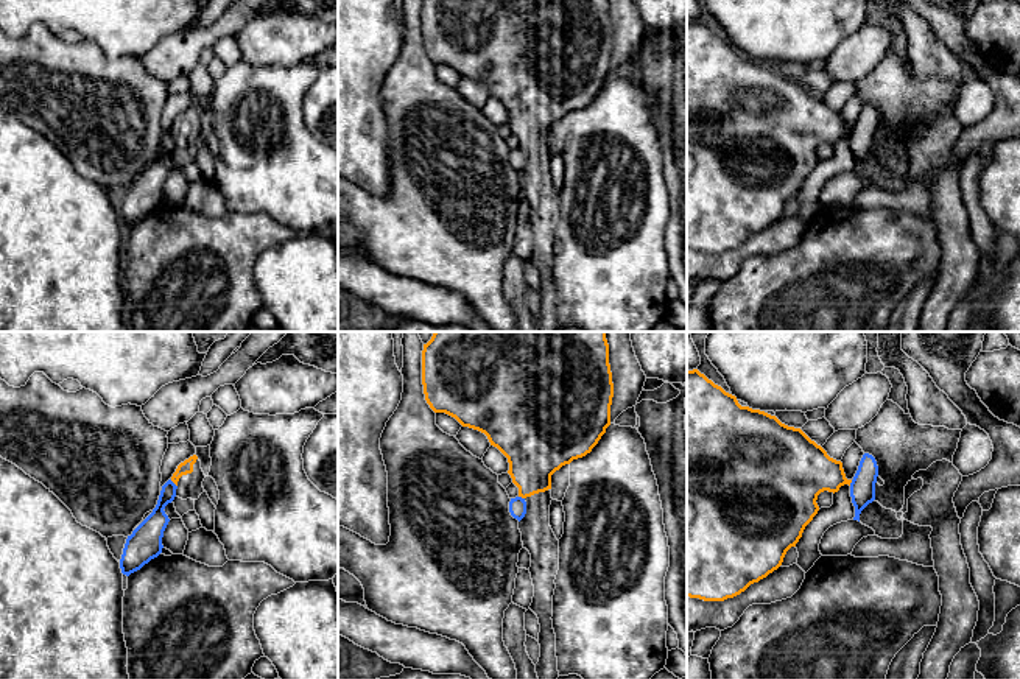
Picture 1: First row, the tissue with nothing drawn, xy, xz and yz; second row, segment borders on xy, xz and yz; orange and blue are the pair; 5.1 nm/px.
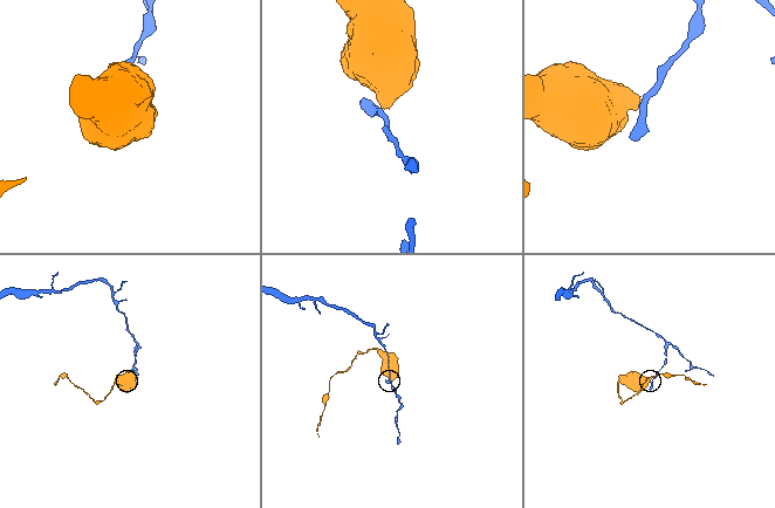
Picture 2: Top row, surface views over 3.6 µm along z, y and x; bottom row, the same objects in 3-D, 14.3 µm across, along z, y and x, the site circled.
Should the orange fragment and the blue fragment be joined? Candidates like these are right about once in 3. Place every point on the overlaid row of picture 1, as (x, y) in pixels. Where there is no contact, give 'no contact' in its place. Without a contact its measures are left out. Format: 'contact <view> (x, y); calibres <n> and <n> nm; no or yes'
contact xy (173, 481); calibres 70 and 120 nm; no

